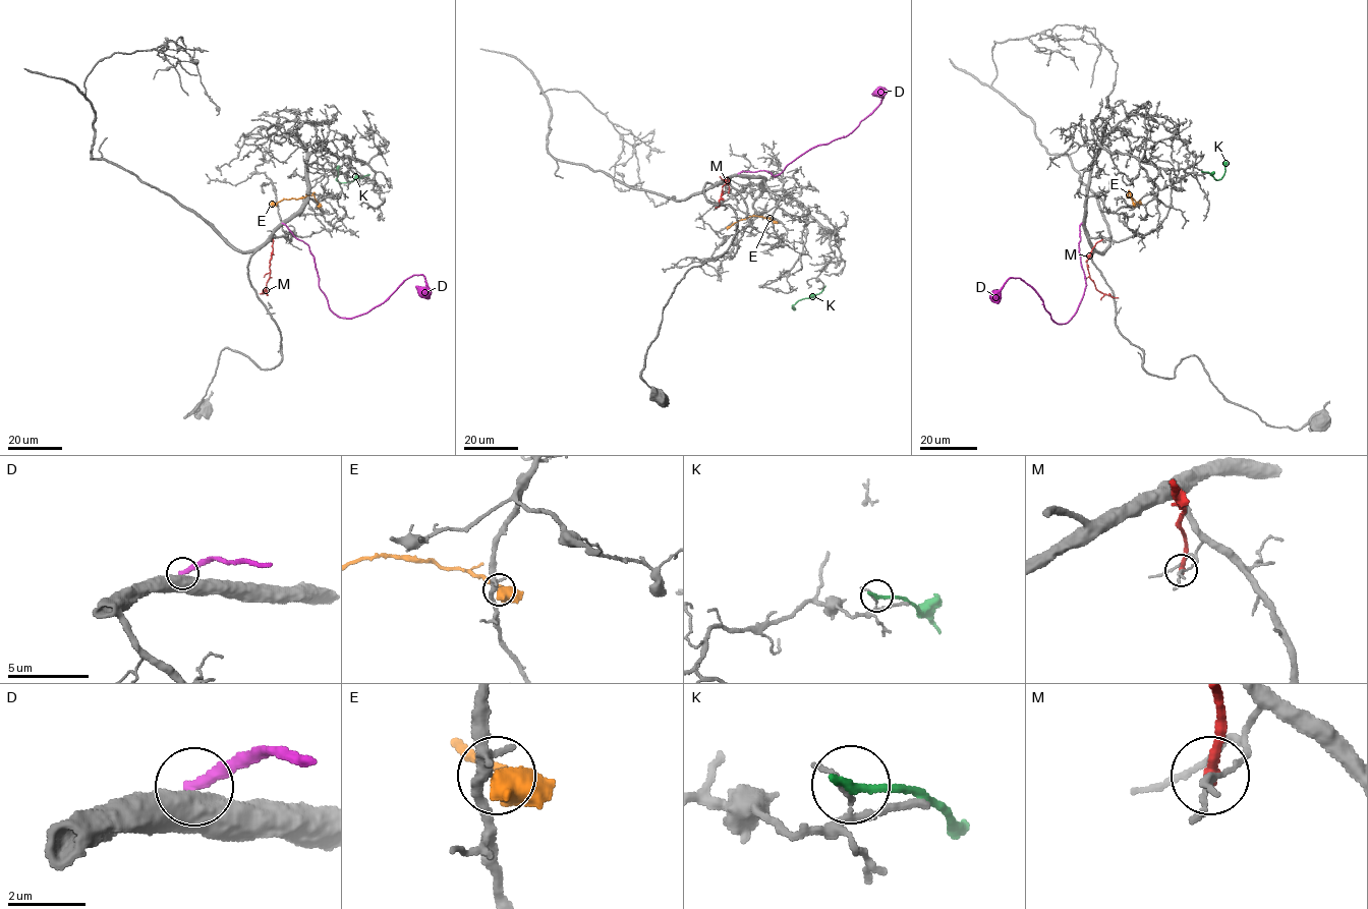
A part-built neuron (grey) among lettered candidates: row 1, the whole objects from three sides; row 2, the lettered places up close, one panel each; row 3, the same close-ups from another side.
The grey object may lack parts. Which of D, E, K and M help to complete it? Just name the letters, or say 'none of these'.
E

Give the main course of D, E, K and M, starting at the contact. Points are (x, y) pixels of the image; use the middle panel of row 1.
D: (738, 173), (765, 171), (775, 177), (809, 151), (849, 134), (880, 104), (881, 96), (876, 93), (879, 90)
E: (774, 221), (750, 216), (727, 230)
K: (824, 287), (818, 293), (792, 305), (795, 309)
M: (728, 192), (727, 178), (720, 206), (716, 208)

